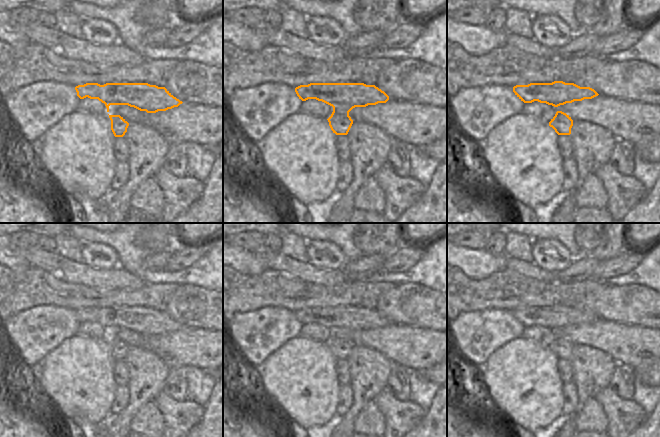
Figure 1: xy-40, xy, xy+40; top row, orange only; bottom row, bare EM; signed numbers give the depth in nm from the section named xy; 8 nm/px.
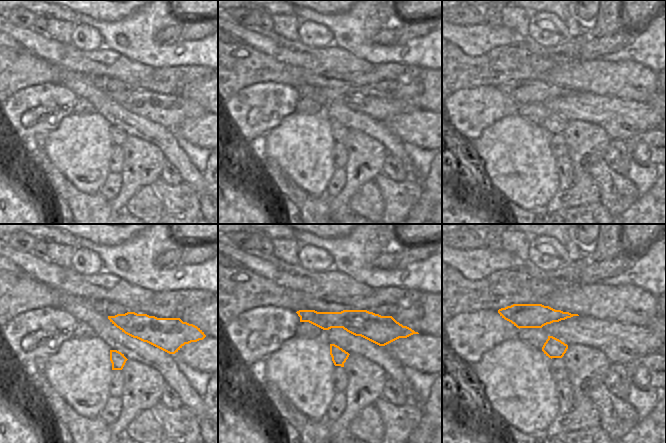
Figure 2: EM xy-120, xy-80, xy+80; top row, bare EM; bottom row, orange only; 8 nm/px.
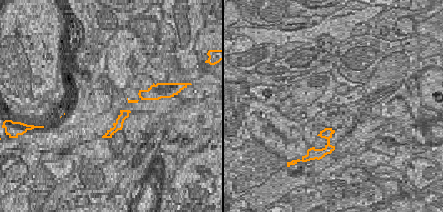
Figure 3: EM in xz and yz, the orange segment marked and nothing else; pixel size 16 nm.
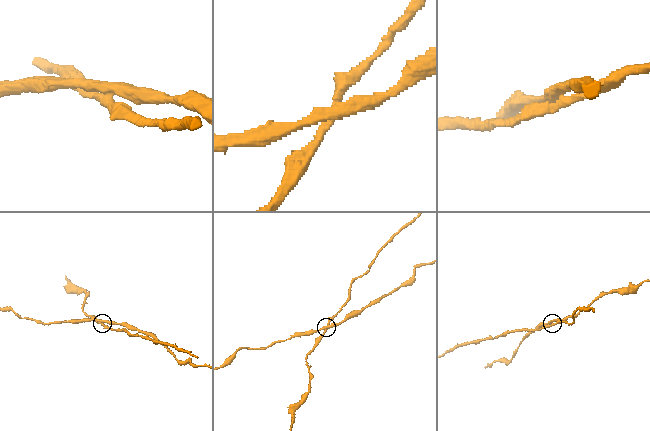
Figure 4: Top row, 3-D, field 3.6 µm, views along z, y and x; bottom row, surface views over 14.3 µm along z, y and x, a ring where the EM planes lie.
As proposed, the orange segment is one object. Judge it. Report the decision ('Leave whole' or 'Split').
Split

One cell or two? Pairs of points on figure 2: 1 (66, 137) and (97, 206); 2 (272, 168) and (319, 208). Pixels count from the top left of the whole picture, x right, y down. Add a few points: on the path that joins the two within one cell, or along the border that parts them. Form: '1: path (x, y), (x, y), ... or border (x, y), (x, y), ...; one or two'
1: border (70, 182), (77, 189), (85, 193), (98, 193); two
2: path (281, 181), (306, 204); one

